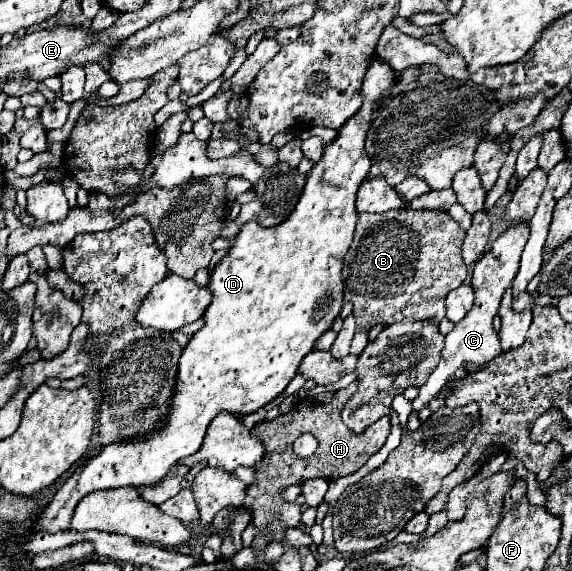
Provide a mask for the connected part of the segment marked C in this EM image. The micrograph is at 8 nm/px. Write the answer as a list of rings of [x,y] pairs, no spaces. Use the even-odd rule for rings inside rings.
[[[516,224],[510,226],[498,240],[494,240],[492,250],[488,254],[484,254],[472,272],[472,288],[474,288],[474,306],[472,310],[452,328],[452,332],[446,336],[444,340],[444,350],[442,350],[442,358],[440,364],[434,368],[434,372],[430,374],[430,378],[426,380],[424,386],[420,386],[418,390],[418,398],[412,400],[412,412],[420,412],[432,398],[436,398],[440,394],[440,390],[444,388],[444,384],[452,378],[452,374],[462,368],[464,364],[472,364],[472,366],[482,366],[488,364],[490,360],[494,360],[501,352],[501,345],[497,332],[492,328],[492,318],[498,314],[498,306],[502,300],[504,290],[510,286],[512,278],[518,272],[518,262],[520,262],[520,254],[524,250],[528,238],[528,226],[526,224]]]

